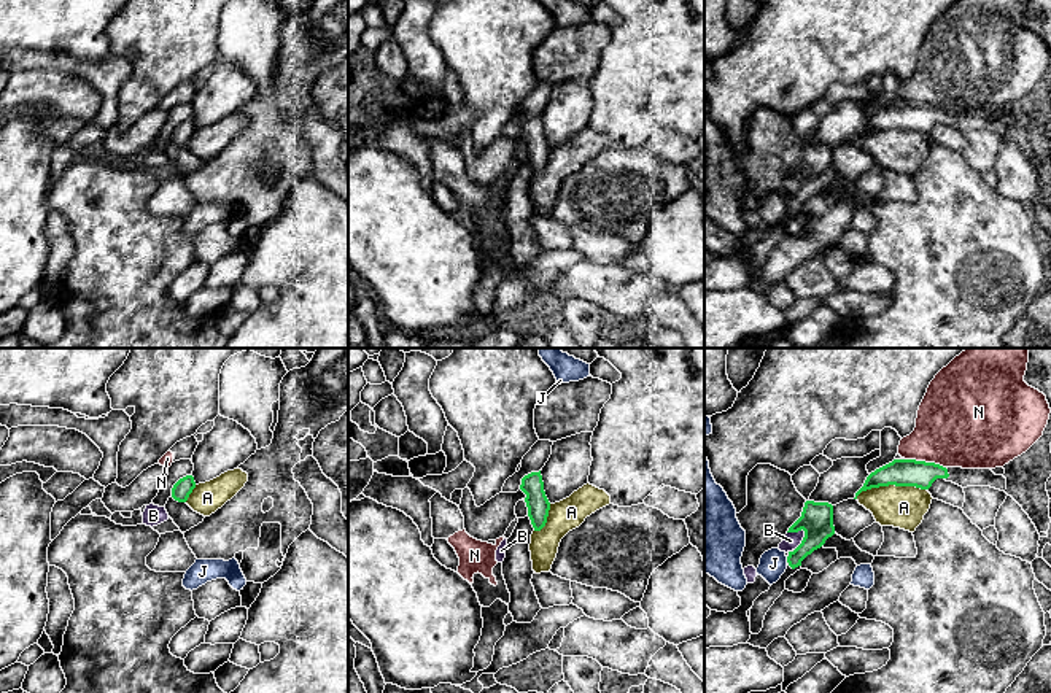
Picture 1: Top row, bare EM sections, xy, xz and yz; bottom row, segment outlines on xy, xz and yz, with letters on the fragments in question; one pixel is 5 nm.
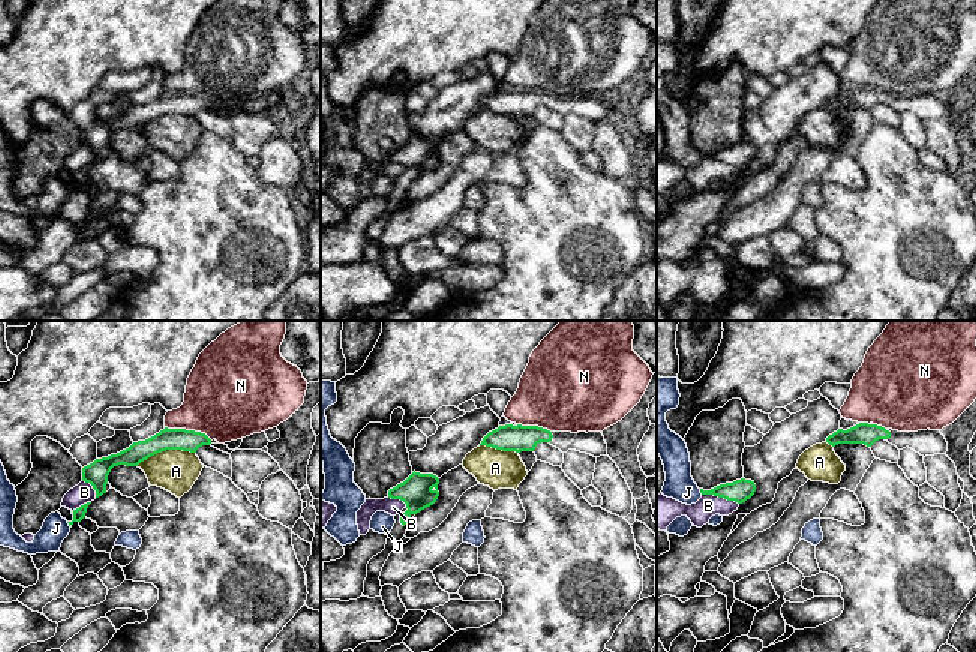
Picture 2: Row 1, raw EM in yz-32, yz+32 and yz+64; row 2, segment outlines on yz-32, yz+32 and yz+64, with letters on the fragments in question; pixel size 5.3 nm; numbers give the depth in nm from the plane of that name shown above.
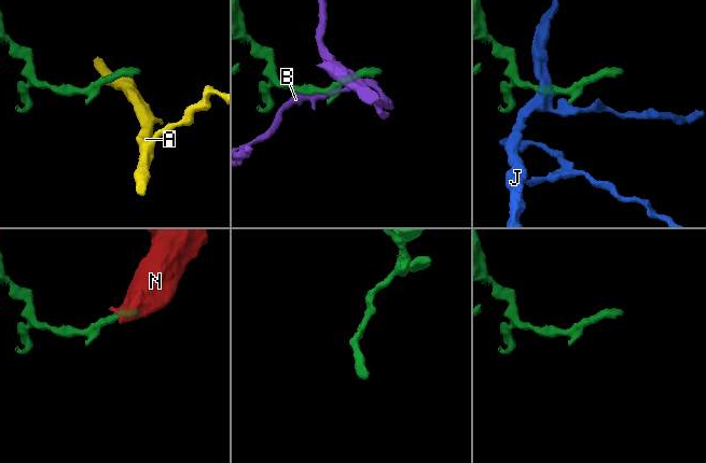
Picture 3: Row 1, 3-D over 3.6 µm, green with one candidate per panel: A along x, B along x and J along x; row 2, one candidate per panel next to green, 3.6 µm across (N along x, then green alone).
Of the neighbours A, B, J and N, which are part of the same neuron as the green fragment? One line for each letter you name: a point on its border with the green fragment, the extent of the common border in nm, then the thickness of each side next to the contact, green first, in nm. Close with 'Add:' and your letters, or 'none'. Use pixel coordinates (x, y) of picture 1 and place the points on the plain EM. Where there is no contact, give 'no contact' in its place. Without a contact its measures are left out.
Add: none

